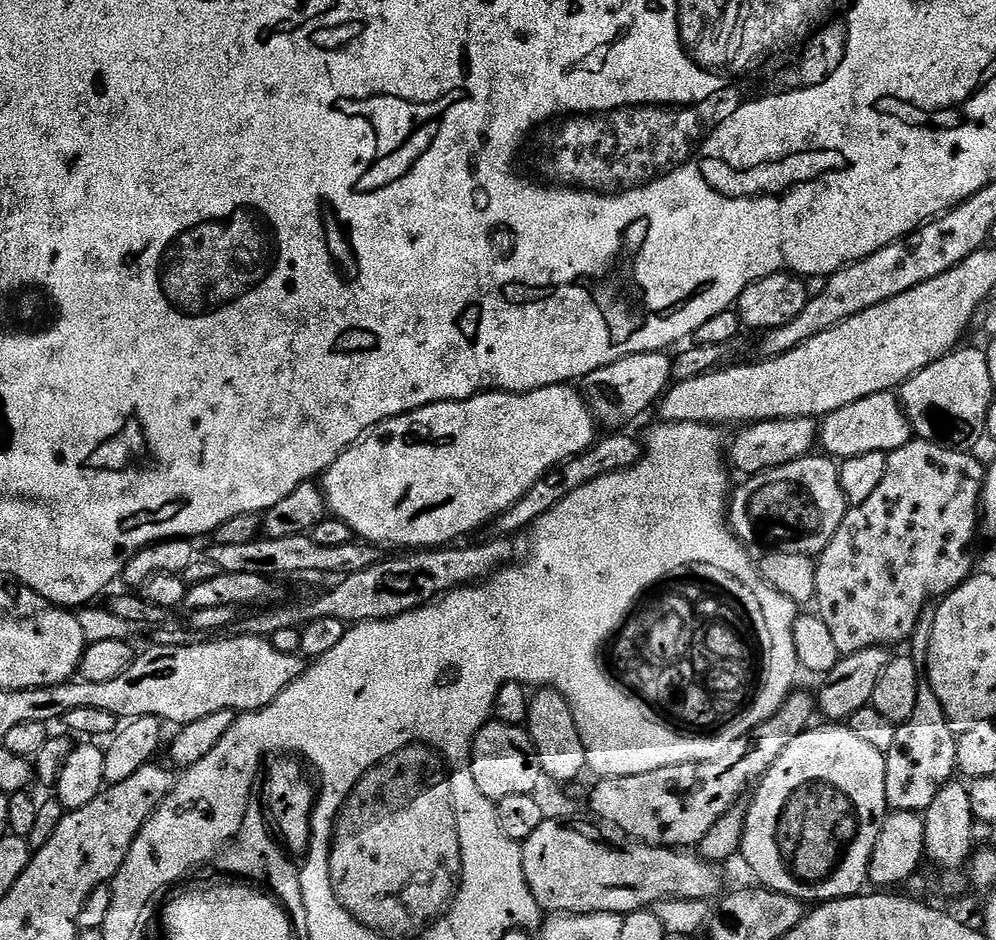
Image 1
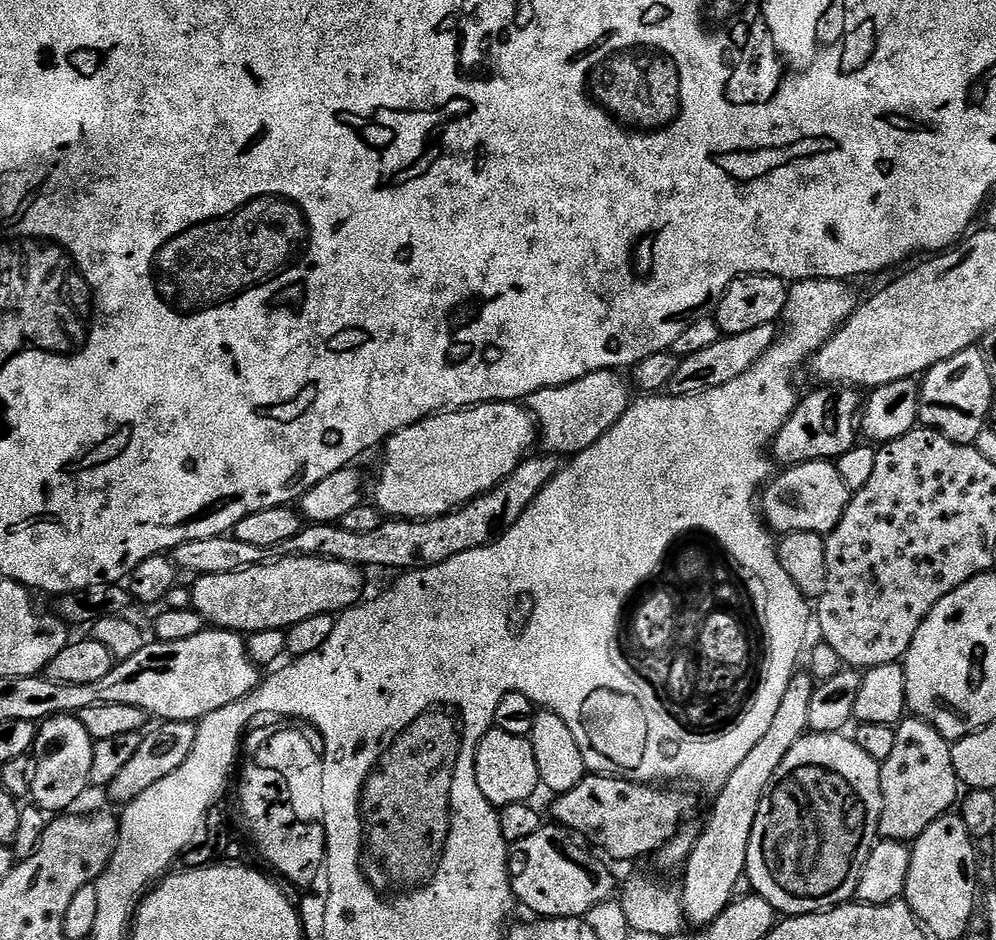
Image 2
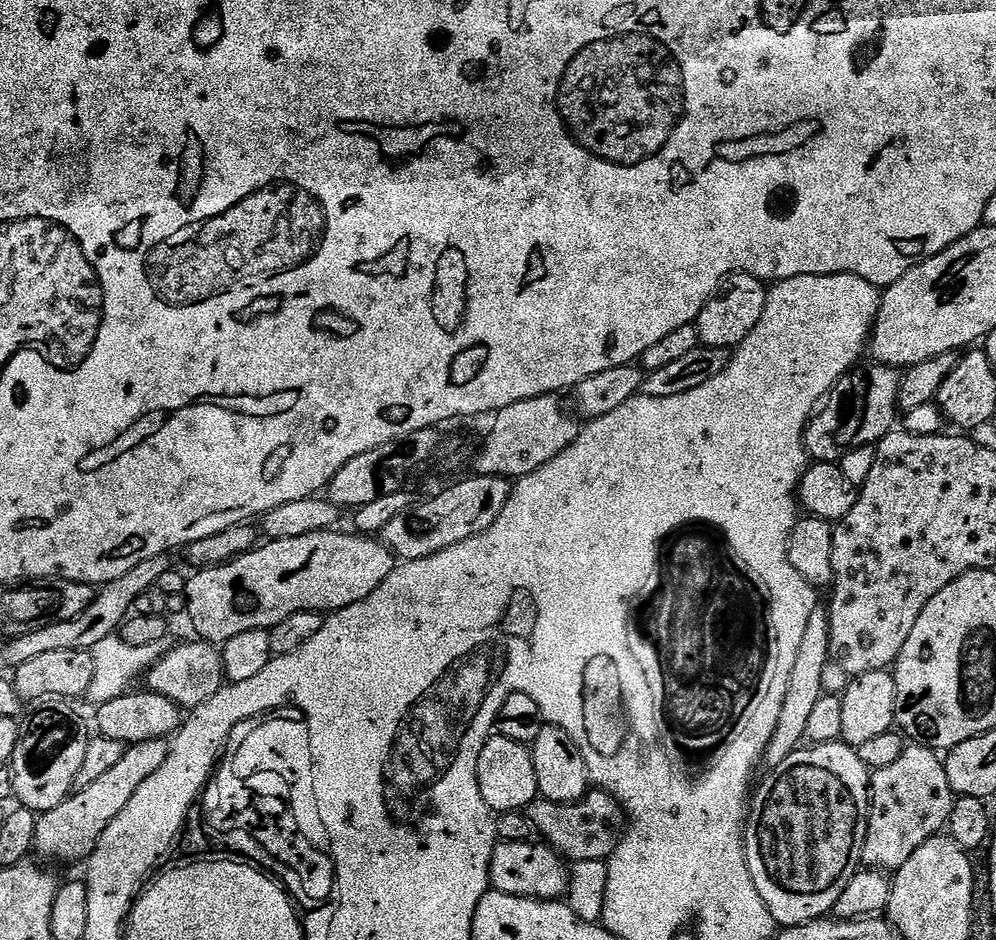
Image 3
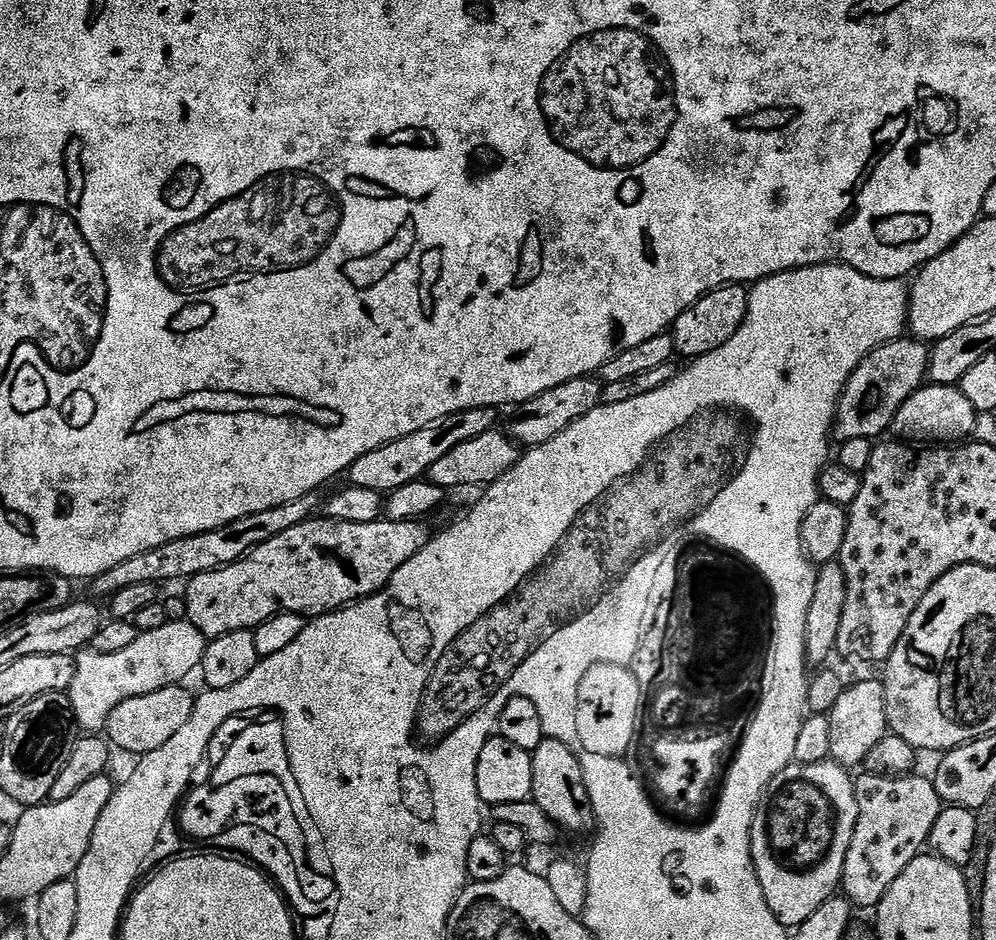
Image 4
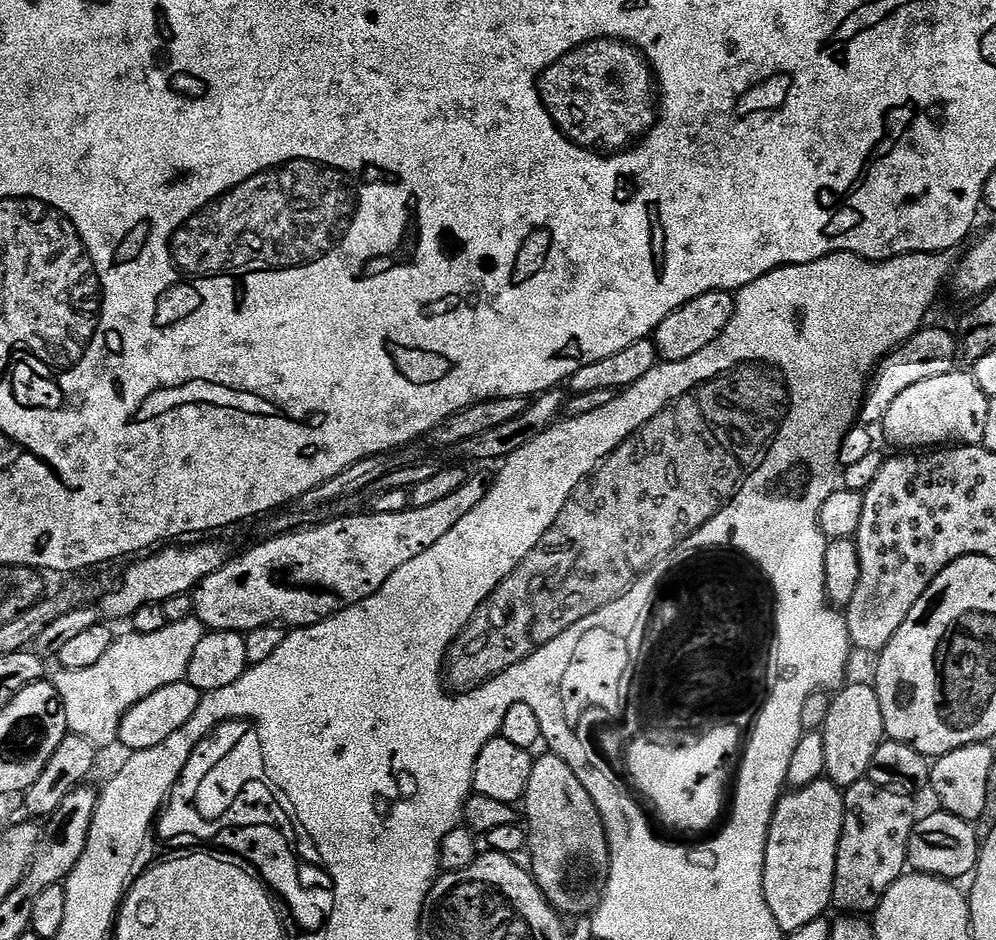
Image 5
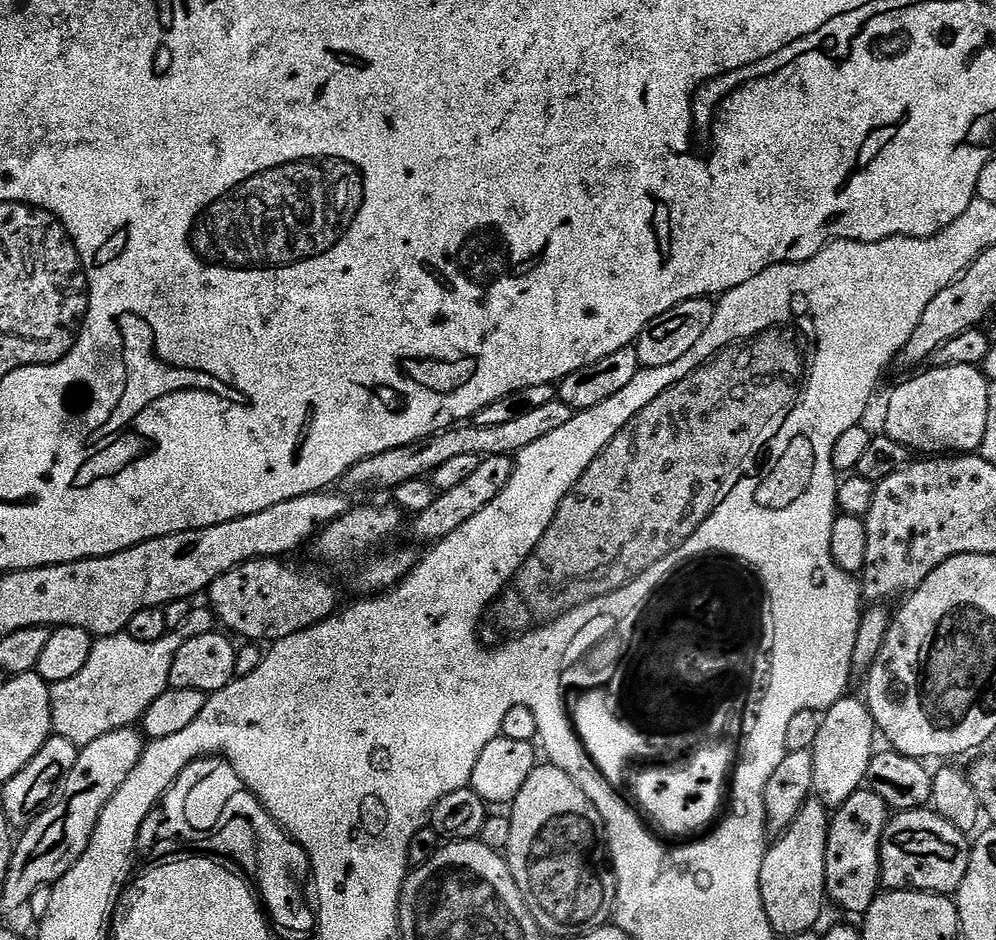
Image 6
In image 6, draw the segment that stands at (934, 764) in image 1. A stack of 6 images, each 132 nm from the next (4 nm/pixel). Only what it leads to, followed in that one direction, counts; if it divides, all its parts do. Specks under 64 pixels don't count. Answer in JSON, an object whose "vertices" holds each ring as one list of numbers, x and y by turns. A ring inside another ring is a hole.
{"vertices":[[867,786,846,798,844,805,831,813,826,842,826,896,844,912,868,912,876,897,881,895,880,843,889,819,888,803]]}

